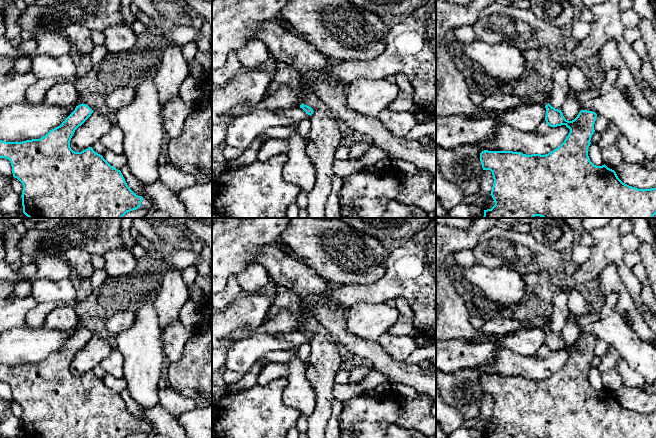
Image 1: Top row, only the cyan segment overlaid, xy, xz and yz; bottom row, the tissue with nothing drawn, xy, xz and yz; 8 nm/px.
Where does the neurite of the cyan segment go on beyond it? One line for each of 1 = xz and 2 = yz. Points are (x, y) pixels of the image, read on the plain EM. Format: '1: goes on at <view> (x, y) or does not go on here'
1: does not go on here
2: does not go on here

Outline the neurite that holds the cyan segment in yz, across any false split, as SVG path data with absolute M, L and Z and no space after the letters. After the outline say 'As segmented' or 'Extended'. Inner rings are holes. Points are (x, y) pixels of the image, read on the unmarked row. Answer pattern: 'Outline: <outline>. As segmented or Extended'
Outline: M549 327L545 330L545 345L550 351L565 349L570 356L564 366L548 378L526 379L513 375L488 375L480 377L483 394L490 394L494 407L491 420L495 429L484 434L484 438L656 438L656 412L638 413L623 407L616 396L602 390L594 389L588 380L591 361L597 338L593 335L581 334L577 341L568 345L561 334Z. As segmented

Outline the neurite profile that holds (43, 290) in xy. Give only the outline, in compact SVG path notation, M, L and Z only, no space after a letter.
M35 278L31 281L31 295L38 305L27 313L27 326L31 329L44 327L49 312L56 307L76 304L76 290L71 279L47 280Z

